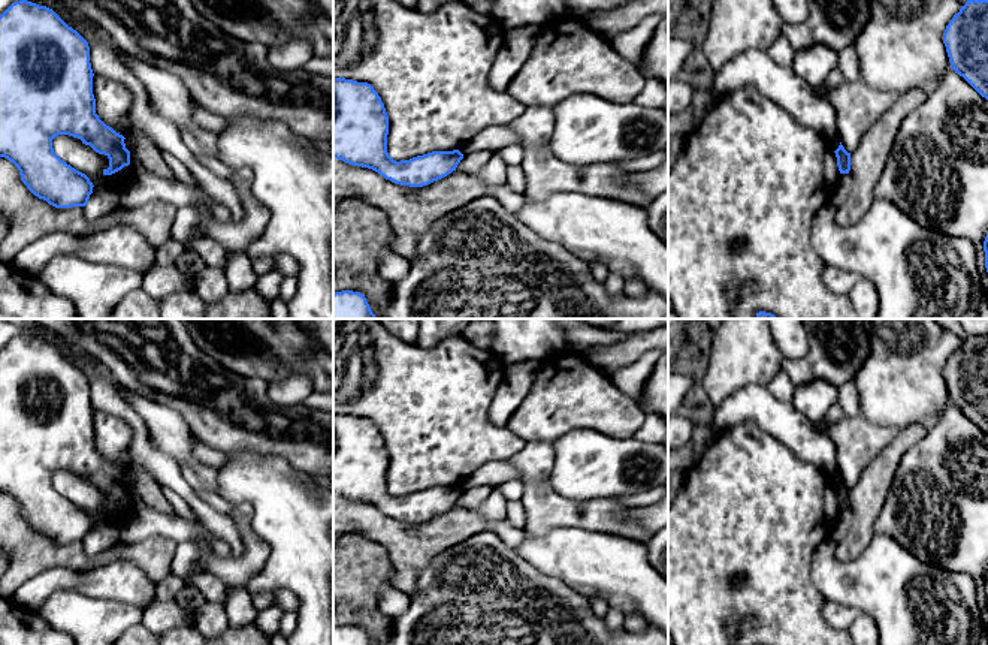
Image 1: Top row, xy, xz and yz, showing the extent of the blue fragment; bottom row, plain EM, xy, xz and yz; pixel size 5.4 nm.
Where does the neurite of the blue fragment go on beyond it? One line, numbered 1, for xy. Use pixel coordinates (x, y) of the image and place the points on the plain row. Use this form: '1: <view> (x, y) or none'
1: none

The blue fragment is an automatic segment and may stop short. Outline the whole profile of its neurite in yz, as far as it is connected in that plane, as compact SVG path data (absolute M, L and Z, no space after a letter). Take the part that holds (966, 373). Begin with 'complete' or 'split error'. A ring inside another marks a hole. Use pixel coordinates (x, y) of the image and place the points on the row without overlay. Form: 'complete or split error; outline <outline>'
complete; outline M967 335L946 361L951 403L988 435L988 335Z

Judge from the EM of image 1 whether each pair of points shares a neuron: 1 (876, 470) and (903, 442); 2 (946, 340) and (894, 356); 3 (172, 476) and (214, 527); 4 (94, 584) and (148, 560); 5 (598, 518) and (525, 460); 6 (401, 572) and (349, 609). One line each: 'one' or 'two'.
1: one
2: one
3: one
4: two
5: one
6: two

